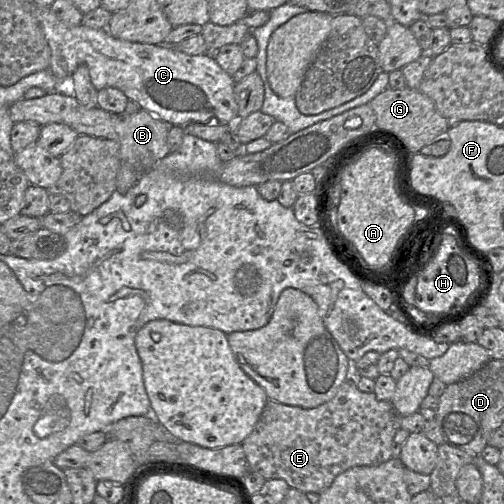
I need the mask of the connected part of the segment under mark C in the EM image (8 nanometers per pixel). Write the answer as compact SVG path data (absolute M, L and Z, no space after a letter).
M33 2L33 16L37 19L39 25L41 26L44 35L46 37L46 40L48 42L48 45L51 49L51 59L48 70L55 76L57 80L62 80L68 76L71 76L78 68L78 66L85 64L89 68L91 82L93 86L96 88L96 90L99 91L106 87L118 88L128 97L129 100L137 102L141 106L141 109L150 112L152 115L166 122L168 125L185 126L189 123L219 123L219 124L234 125L238 120L238 105L234 95L235 82L233 80L233 77L230 76L219 66L213 54L206 53L200 55L188 55L186 53L177 50L175 48L175 45L130 42L112 36L107 31L107 29L93 29L83 24L77 26L68 26L52 12L51 8L38 6L34 2Z

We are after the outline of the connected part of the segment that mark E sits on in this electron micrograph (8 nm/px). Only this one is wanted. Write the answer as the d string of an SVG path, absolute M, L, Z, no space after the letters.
M354 375L341 384L336 395L331 400L313 408L286 405L269 399L252 432L242 442L248 462L248 471L259 474L265 480L283 479L290 488L295 488L303 493L321 493L330 487L339 474L352 467L377 466L391 459L391 444L396 432L401 428L401 418L390 401L379 400L373 392L365 393L360 391L356 386L356 376Z

